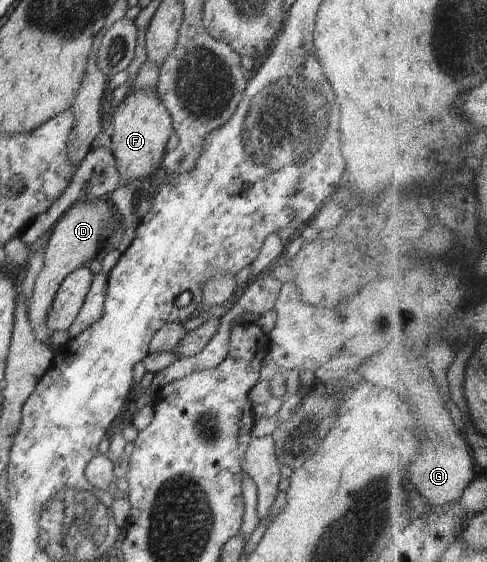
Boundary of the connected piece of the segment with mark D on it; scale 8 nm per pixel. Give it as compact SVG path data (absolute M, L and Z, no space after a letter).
M96 198L90 201L77 202L74 207L70 206L70 209L64 212L64 215L49 232L47 249L43 257L43 267L36 278L27 312L35 336L52 351L55 351L56 346L49 345L52 332L45 325L45 321L56 292L62 280L68 277L71 271L78 269L80 266L88 265L89 261L101 255L106 235L111 232L110 229L116 217L110 211L110 204L107 200Z

